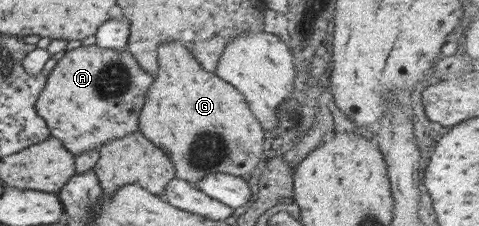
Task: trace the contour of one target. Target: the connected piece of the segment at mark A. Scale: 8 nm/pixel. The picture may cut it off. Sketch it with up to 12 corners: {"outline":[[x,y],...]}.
{"outline":[[65,50],[34,109],[74,157],[138,130],[154,78]]}

